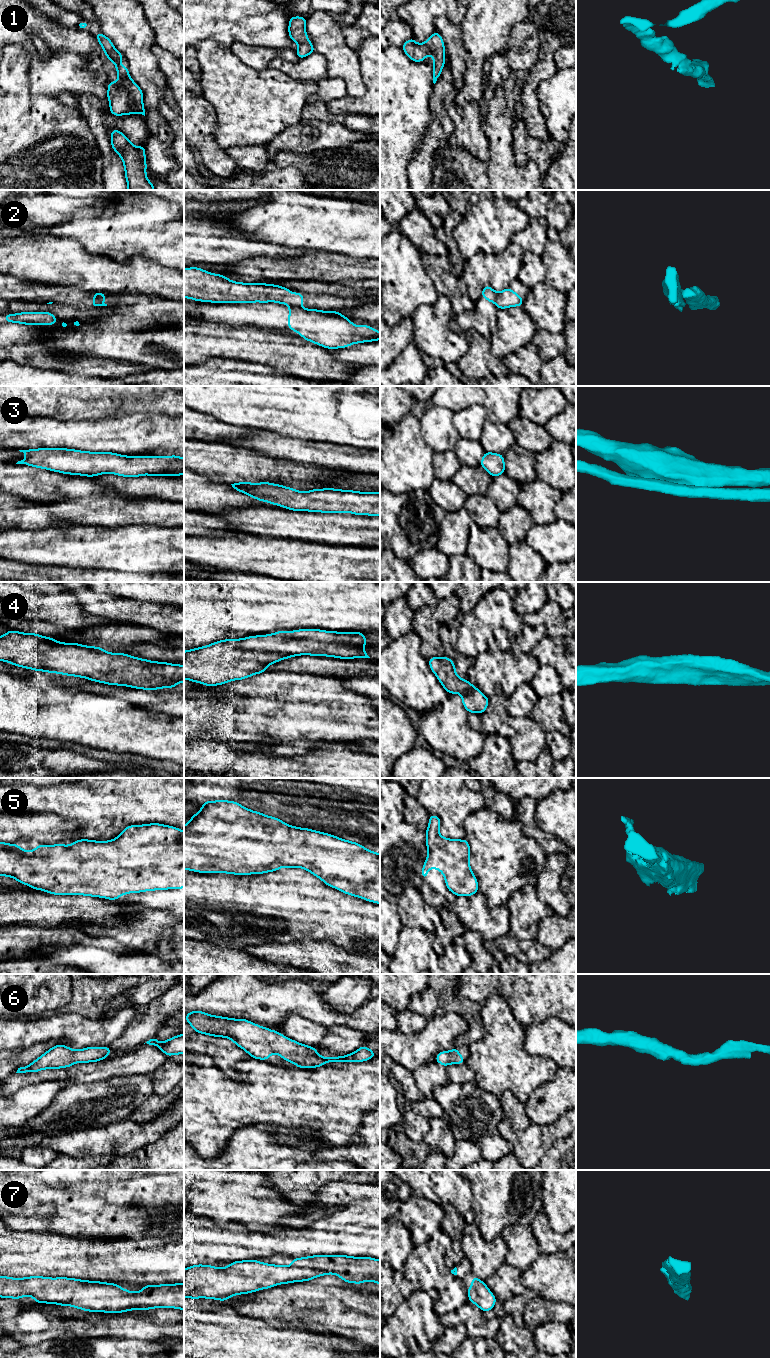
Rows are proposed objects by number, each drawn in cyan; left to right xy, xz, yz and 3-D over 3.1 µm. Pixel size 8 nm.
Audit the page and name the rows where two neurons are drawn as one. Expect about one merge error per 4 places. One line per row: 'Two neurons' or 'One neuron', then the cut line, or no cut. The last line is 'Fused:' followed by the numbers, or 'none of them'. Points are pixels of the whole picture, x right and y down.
1: One neuron. No split
2: Two neurons. Split along xz (290, 305), (300, 307)
3: One neuron. No split
4: One neuron. No split
5: One neuron. No split
6: One neuron. No split
7: One neuron. No split
Fused: 2

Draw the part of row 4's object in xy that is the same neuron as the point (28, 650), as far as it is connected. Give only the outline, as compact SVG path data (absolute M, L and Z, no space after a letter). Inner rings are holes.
M14 630L0 636L0 660L36 671L145 690L174 688L184 682L184 665L108 653L101 647L62 643Z

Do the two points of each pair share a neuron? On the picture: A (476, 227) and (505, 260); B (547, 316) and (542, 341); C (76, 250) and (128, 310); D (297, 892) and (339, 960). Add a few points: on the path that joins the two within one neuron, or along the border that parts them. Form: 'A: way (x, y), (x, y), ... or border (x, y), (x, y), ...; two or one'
A: border (511, 242), (498, 253), (475, 253); two
B: border (537, 329), (562, 333); two
C: border (106, 292), (138, 294); two
D: border (305, 940), (329, 941), (349, 952); two

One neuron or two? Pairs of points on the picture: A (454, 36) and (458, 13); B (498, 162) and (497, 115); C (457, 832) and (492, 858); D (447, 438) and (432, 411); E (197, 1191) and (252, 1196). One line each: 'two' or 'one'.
A: two
B: one
C: two
D: one
E: one

